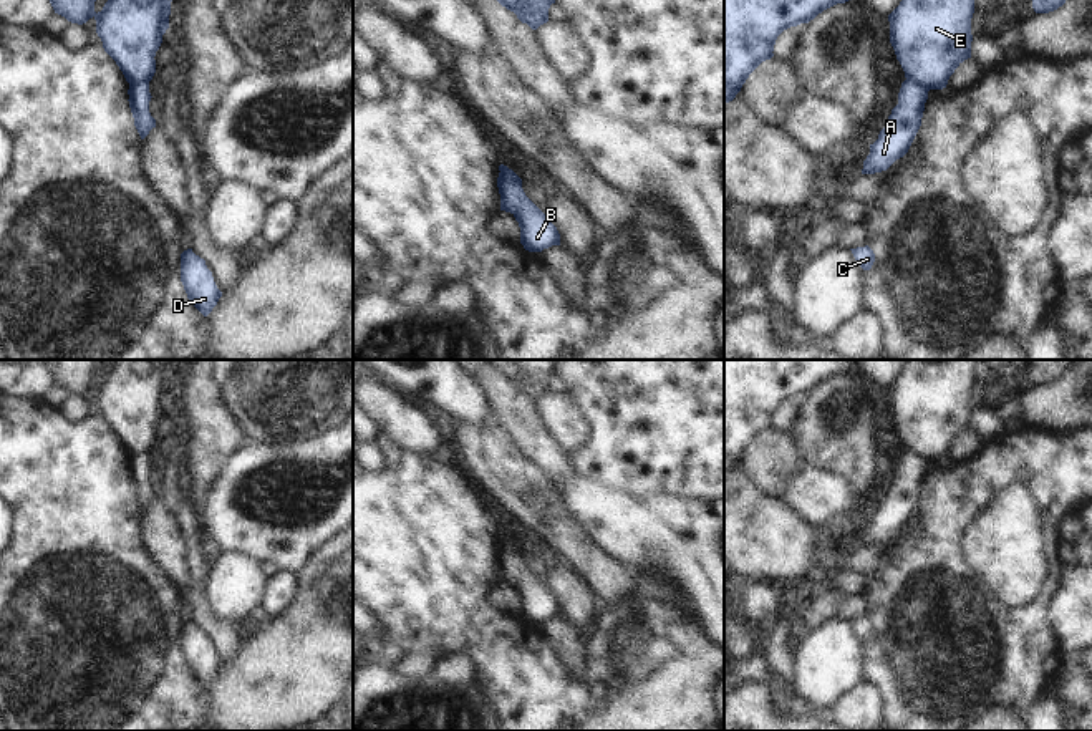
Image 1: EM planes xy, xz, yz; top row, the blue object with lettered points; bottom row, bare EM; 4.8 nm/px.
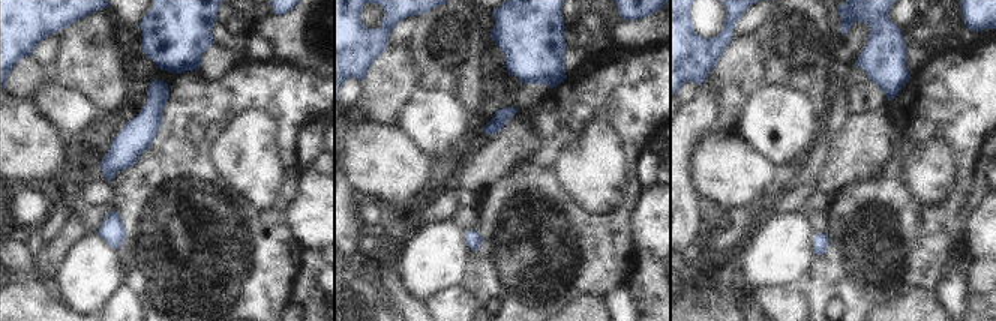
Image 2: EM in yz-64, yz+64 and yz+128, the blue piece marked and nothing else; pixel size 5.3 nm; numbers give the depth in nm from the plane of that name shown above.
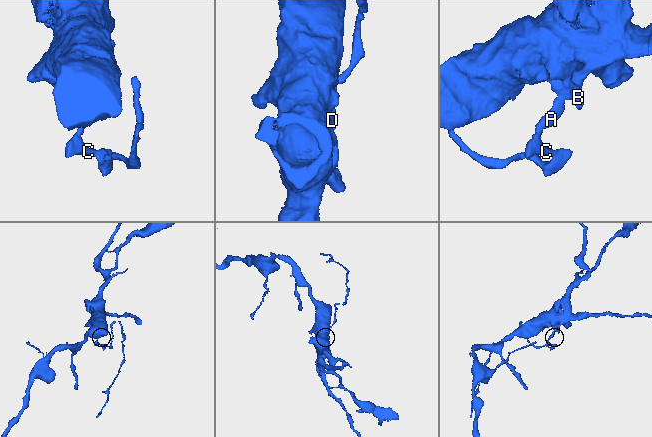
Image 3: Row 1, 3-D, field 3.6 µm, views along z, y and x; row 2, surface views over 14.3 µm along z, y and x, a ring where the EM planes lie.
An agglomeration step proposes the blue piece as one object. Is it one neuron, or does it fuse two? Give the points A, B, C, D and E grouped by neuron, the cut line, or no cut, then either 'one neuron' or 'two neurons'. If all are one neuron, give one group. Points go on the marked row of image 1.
A C D / B E | yz (907, 78), (915, 78), (928, 90) | two neurons

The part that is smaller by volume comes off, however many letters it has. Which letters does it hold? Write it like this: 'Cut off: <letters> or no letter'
Cut off: A, C, D.

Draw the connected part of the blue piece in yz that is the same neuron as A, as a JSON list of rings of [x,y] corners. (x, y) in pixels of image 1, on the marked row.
[[[905,80],[901,83],[898,104],[891,109],[878,139],[870,144],[870,154],[863,161],[862,174],[887,171],[896,159],[908,152],[921,126],[928,91],[916,80]]]

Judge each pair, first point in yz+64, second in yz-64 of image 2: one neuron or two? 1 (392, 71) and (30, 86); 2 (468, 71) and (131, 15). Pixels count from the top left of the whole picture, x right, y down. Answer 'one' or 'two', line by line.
1: one
2: two

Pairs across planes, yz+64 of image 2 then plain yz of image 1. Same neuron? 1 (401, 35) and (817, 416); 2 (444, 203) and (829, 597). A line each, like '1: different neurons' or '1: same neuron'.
1: different neurons
2: same neuron

